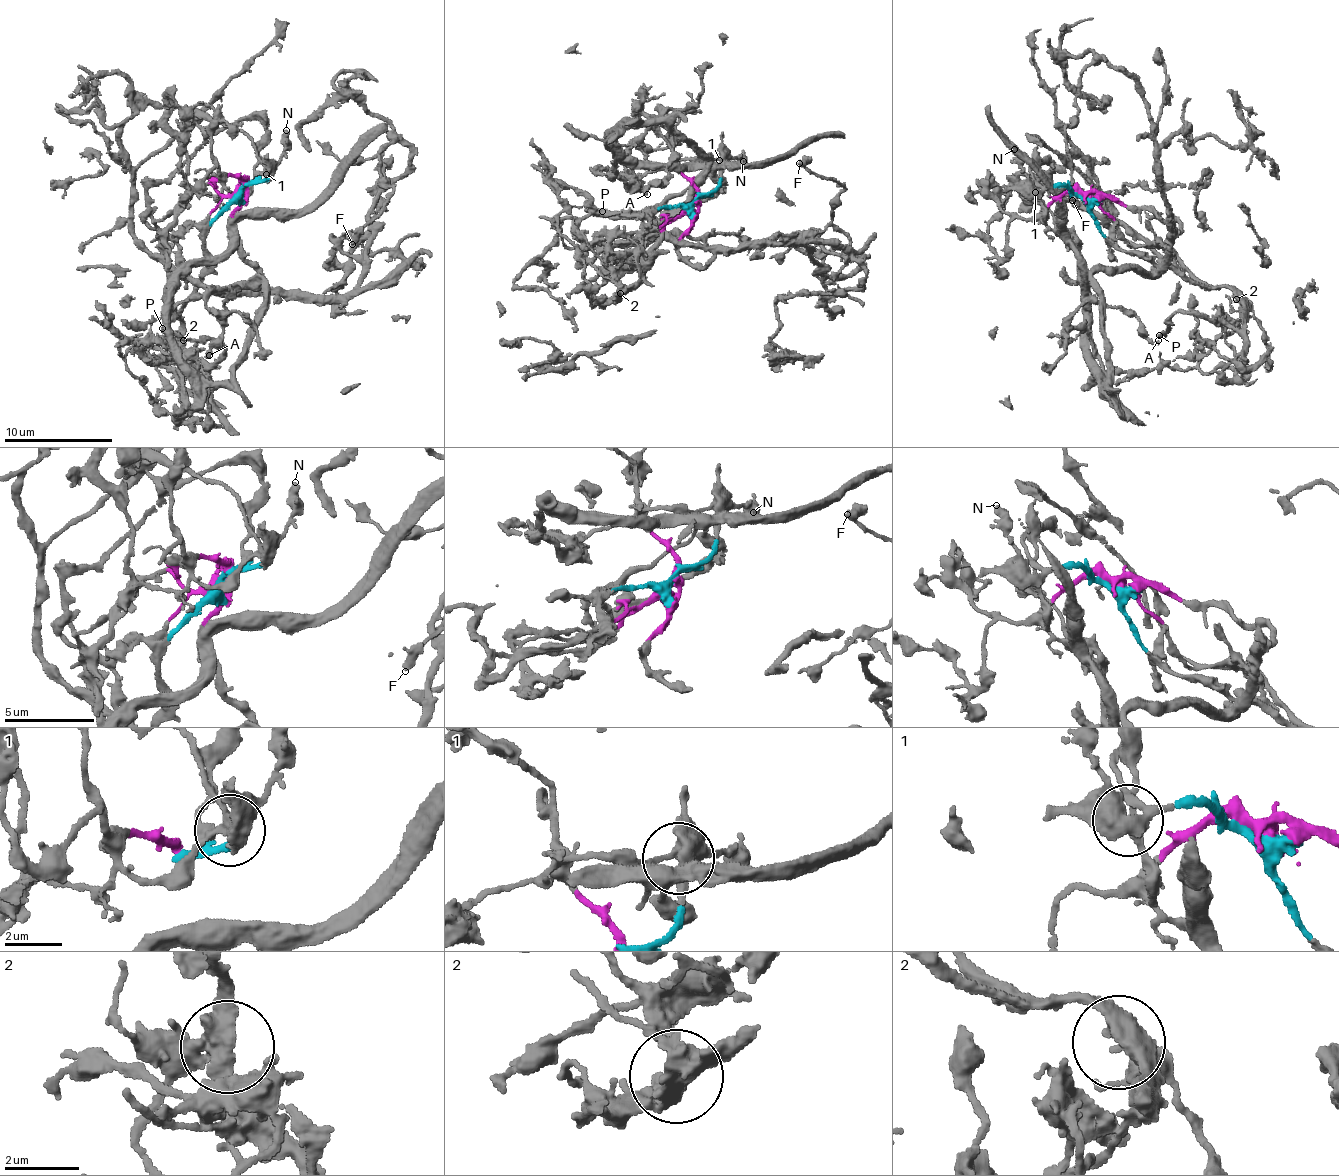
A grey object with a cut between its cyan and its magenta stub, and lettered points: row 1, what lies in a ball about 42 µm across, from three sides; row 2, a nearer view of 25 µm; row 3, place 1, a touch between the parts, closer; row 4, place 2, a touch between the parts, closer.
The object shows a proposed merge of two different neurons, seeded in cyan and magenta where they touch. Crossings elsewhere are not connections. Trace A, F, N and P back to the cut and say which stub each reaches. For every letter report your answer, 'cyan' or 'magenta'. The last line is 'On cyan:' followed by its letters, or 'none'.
A: magenta
F: magenta
N: magenta
P: cyan
On cyan: P

